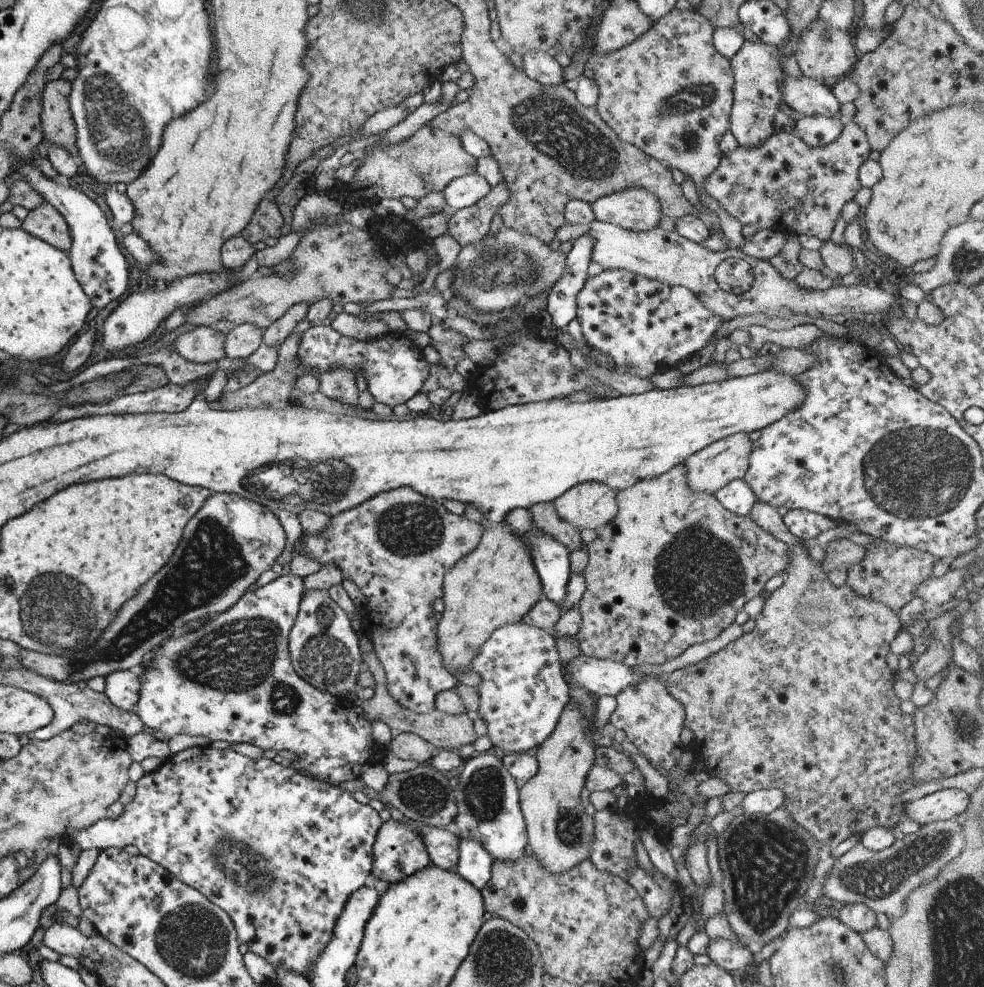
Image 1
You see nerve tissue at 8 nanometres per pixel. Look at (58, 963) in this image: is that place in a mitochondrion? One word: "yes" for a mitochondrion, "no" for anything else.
no

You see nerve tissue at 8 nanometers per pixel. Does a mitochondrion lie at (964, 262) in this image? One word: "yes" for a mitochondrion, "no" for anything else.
yes

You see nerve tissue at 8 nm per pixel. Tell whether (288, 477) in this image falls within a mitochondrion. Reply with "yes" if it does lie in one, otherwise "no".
yes

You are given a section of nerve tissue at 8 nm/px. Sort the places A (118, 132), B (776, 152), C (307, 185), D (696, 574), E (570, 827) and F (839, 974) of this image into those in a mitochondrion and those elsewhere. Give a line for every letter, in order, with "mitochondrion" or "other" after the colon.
A: mitochondrion
B: other
C: other
D: mitochondrion
E: mitochondrion
F: mitochondrion

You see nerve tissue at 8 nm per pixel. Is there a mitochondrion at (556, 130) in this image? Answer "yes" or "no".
yes

